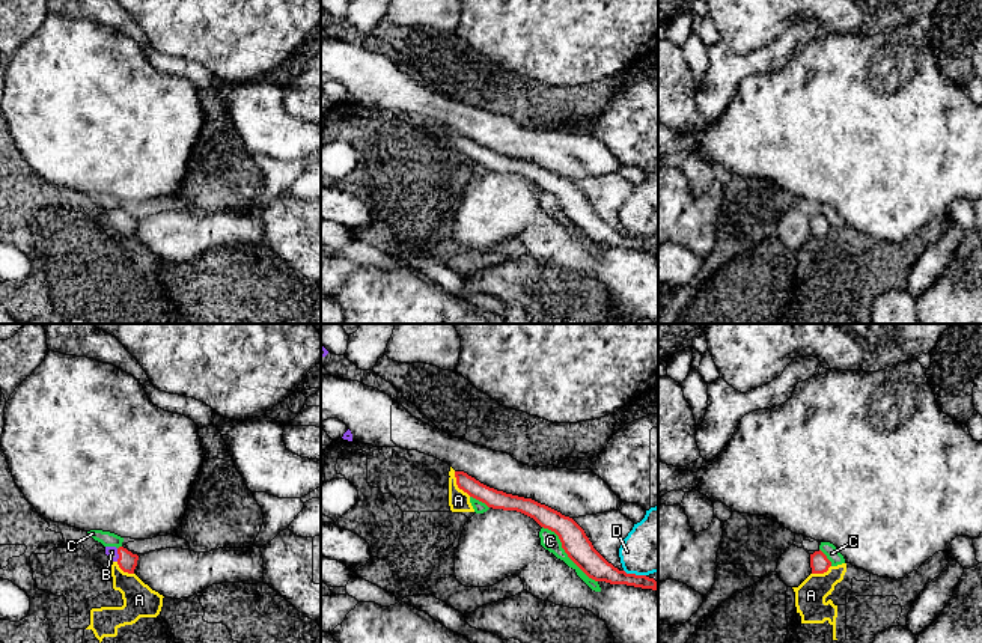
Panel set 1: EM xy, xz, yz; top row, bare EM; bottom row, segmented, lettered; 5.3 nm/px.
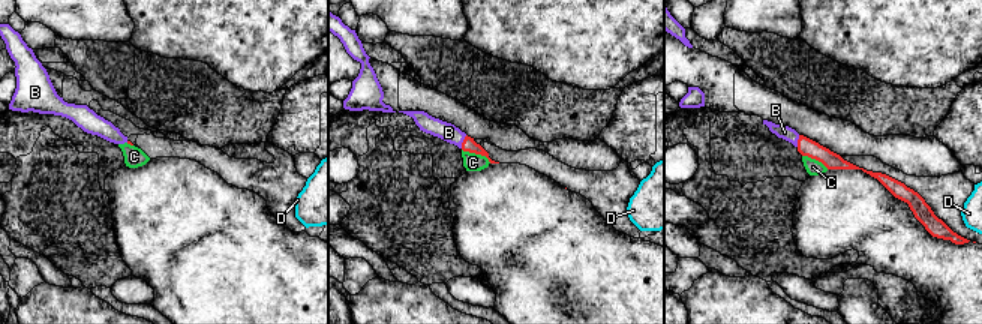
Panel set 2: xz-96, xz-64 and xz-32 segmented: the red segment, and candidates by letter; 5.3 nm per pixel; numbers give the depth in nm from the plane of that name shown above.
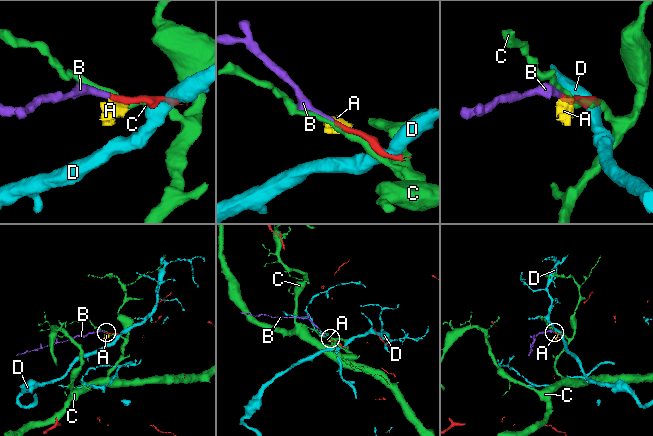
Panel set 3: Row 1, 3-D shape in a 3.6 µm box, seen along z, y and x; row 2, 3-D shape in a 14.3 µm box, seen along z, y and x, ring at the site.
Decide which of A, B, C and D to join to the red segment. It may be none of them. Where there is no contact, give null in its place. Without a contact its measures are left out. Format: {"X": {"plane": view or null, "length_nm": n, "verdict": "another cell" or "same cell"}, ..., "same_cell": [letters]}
{"A": {"plane": "xz", "length_nm": 160, "verdict": "another cell"}, "B": {"plane": "xy", "length_nm": 70, "verdict": "same cell"}, "C": {"plane": "xz", "length_nm": 420, "verdict": "another cell"}, "D": {"plane": "xz", "length_nm": 120, "verdict": "another cell"}, "same_cell": ["B"]}

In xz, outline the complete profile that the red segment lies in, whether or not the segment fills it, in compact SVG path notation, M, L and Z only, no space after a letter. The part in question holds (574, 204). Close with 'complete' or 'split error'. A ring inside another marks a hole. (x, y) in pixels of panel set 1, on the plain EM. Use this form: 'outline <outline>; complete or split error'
outline M455 134L456 148L470 160L493 172L517 173L533 181L541 190L554 194L568 220L592 242L610 247L627 247L642 251L658 253L654 241L627 236L608 226L592 208L584 193L569 179L524 161L489 151L464 134Z; complete

